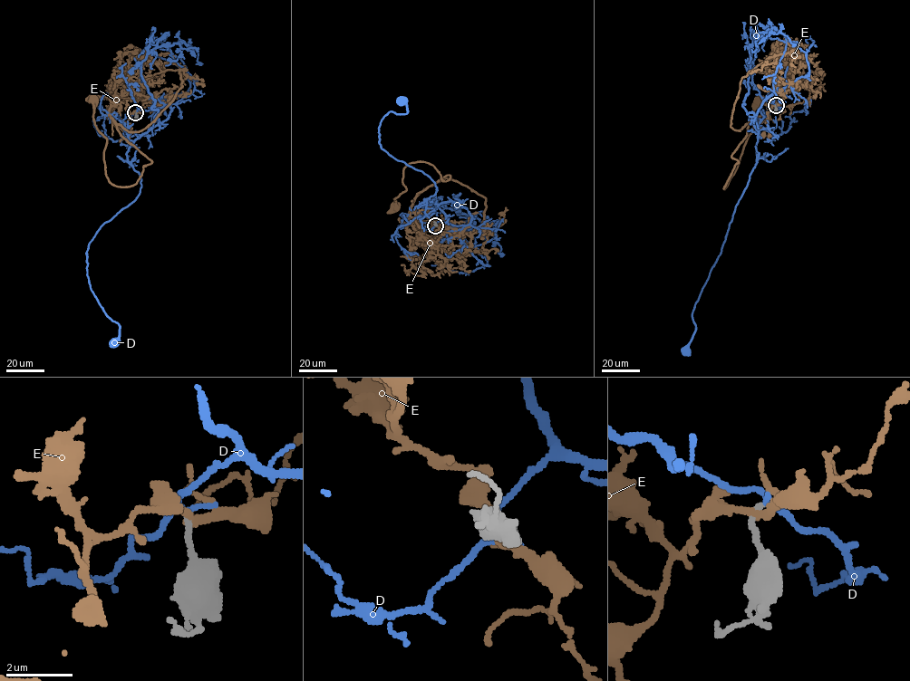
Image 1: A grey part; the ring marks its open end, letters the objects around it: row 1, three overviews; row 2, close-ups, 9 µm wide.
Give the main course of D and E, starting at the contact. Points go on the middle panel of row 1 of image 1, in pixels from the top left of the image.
D: (435, 225), (471, 215), (424, 199), (435, 183), (381, 148), (382, 119), (406, 113), (401, 100)
E: (435, 225), (408, 215), (417, 193), (450, 177), (443, 181), (429, 163), (407, 164), (394, 209)

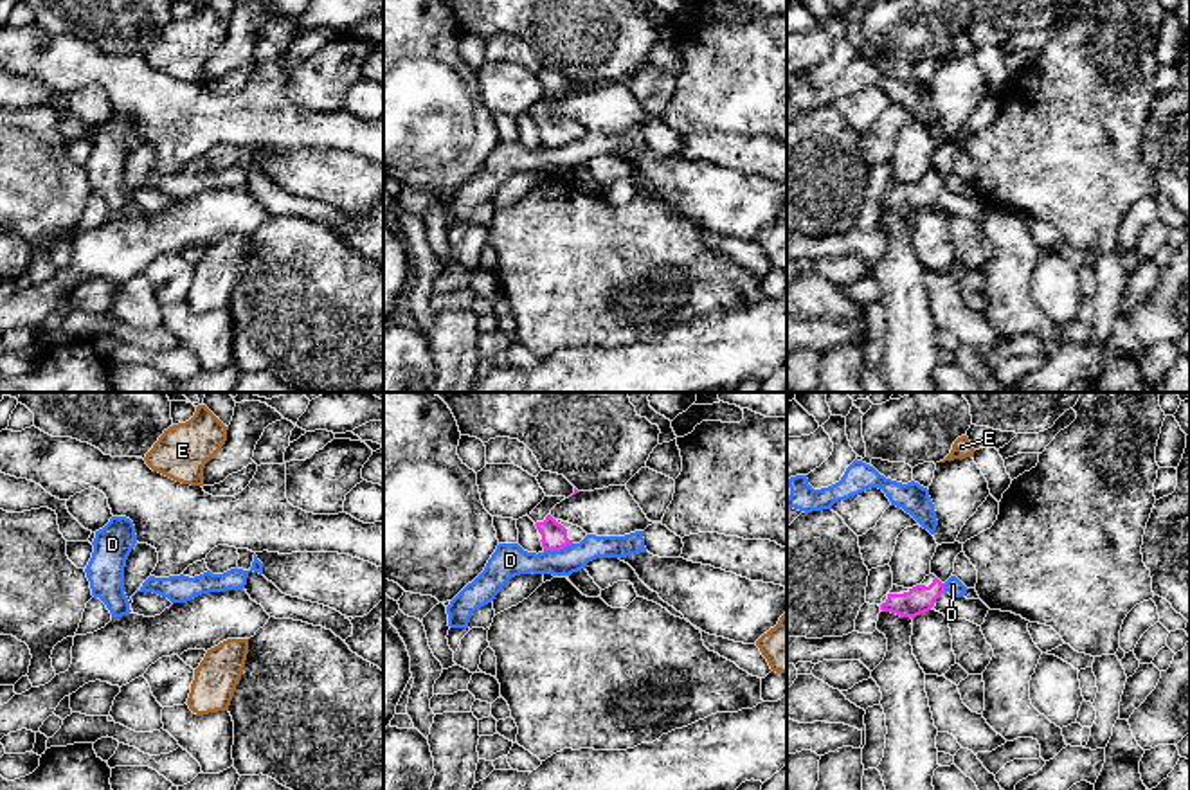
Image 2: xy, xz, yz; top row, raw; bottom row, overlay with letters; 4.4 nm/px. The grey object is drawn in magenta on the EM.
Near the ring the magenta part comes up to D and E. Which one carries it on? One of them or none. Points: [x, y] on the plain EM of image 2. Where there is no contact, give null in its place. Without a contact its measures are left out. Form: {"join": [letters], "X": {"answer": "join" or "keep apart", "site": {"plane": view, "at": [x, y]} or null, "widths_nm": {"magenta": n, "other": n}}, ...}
{"join": [], "D": {"answer": "keep apart", "site": {"plane": "xz", "at": [557, 146]}, "widths_nm": {"magenta": 110, "other": 150}}, "E": {"answer": "keep apart", "site": null}}

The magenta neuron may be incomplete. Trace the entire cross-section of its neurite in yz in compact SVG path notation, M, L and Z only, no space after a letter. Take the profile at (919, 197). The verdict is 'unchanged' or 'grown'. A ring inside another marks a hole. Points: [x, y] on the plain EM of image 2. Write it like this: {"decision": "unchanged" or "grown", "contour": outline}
{"decision": "grown", "contour": "M929 171L913 185L893 182L893 185L882 194L880 207L913 216L934 207L936 196L942 191L945 191L945 182L934 171Z"}

